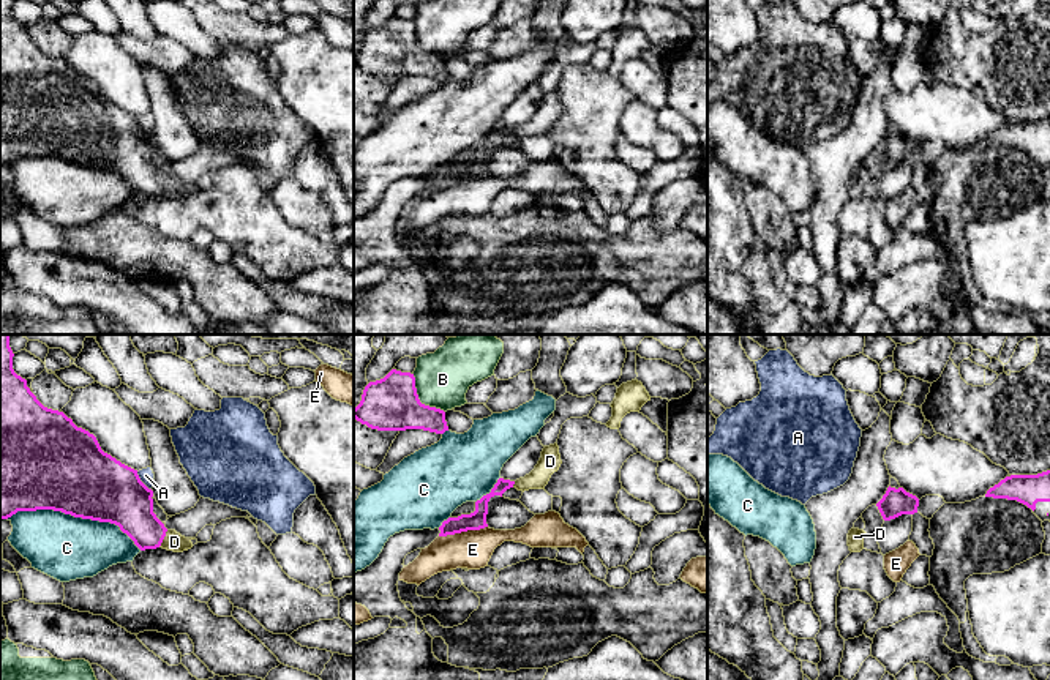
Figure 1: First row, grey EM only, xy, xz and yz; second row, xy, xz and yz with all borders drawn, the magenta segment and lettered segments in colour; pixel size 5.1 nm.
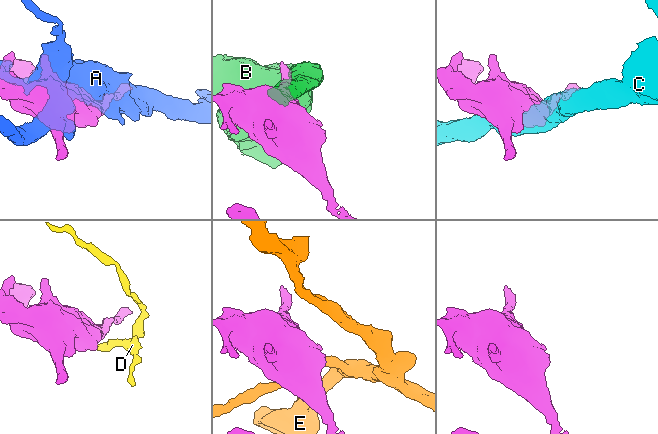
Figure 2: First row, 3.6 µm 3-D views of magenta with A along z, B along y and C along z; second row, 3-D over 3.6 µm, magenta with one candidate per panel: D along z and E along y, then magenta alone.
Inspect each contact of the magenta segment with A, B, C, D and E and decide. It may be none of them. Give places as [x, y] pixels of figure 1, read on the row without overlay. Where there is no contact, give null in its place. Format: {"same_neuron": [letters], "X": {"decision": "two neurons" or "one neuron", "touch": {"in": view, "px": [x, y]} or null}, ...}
{"same_neuron": ["D"], "A": {"decision": "two neurons", "touch": {"in": "xy", "px": [141, 128]}}, "B": {"decision": "two neurons", "touch": {"in": "xz", "px": [419, 46]}}, "C": {"decision": "two neurons", "touch": {"in": "xy", "px": [74, 163]}}, "D": {"decision": "one neuron", "touch": {"in": "xy", "px": [163, 185]}}, "E": {"decision": "two neurons", "touch": {"in": "xz", "px": [463, 177]}}}

